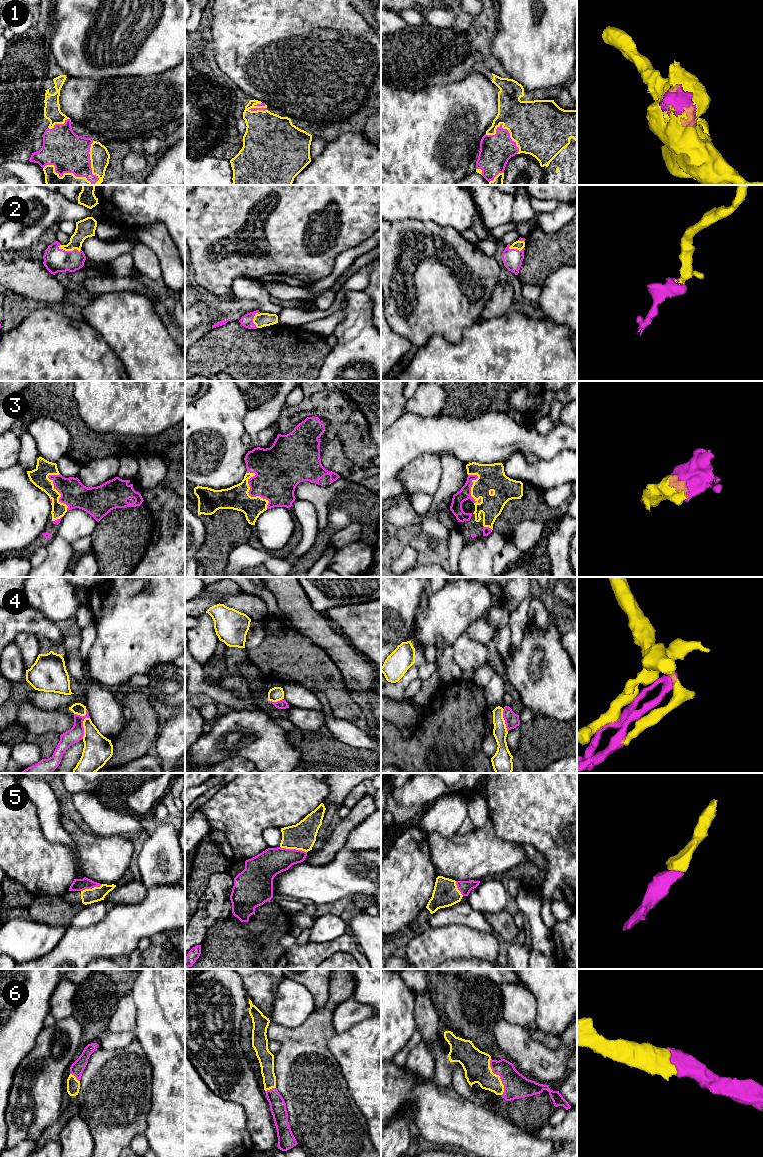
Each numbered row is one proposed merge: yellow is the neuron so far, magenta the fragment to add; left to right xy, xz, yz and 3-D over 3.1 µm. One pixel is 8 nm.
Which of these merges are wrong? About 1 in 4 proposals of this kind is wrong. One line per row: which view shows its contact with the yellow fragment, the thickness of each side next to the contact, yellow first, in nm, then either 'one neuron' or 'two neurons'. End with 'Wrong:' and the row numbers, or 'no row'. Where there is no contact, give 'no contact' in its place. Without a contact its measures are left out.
1: contact in xy; calibres 170 and 320 nm; one neuron
2: contact in xy; calibres 150 and 190 nm; one neuron
3: contact in xz; calibres 190 and 340 nm; one neuron
4: contact in xy; calibres 220 and 120 nm; two neurons
5: contact in xz; calibres 220 and 220 nm; one neuron
6: contact in yz; calibres 220 and 200 nm; one neuron
Wrong: 4

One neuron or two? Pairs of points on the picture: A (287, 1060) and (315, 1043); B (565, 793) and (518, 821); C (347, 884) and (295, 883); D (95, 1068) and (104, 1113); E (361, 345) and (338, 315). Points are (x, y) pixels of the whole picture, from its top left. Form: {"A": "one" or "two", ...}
{"A": "one", "B": "one", "C": "one", "D": "one", "E": "two"}

